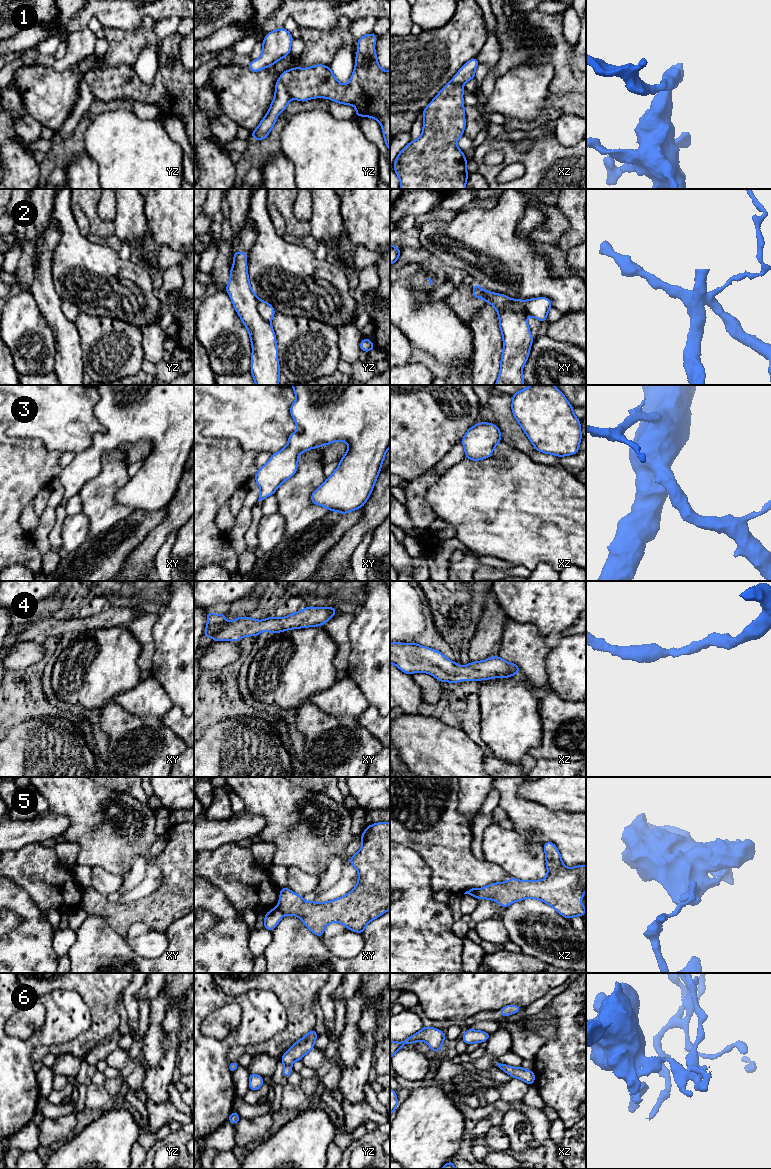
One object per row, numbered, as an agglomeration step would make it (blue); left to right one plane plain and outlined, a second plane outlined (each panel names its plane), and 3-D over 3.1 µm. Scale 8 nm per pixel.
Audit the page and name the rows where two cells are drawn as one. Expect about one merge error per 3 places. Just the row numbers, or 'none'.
1, 2, 5, 6

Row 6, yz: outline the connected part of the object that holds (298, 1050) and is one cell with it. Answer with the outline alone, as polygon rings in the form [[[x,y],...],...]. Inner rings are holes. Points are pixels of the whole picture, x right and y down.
[[[312,1029],[308,1034],[293,1044],[281,1057],[281,1062],[284,1066],[291,1066],[295,1061],[302,1060],[302,1058],[314,1048],[317,1037],[318,1035],[315,1029]]]

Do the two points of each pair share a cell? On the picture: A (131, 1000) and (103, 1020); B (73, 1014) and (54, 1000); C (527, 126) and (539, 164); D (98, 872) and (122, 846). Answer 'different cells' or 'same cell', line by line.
A: different cells
B: same cell
C: different cells
D: different cells

